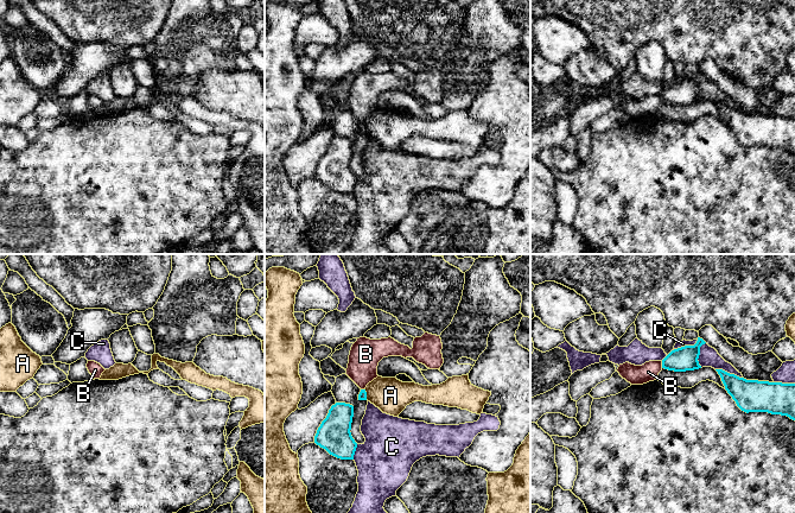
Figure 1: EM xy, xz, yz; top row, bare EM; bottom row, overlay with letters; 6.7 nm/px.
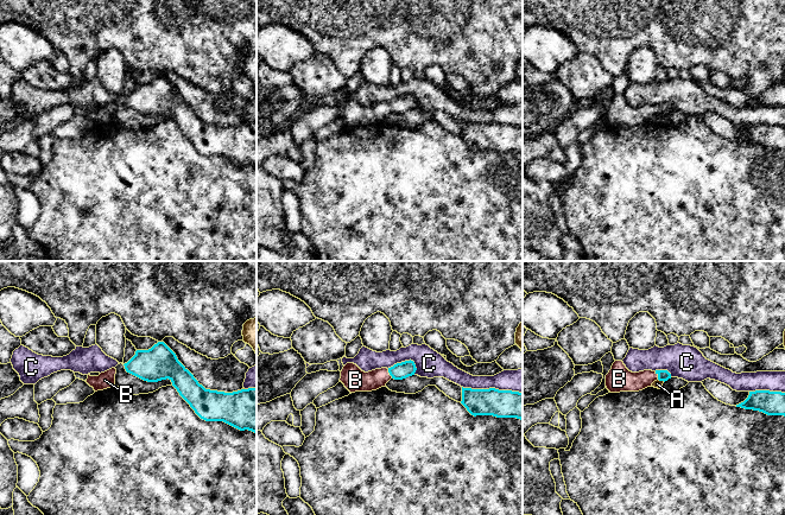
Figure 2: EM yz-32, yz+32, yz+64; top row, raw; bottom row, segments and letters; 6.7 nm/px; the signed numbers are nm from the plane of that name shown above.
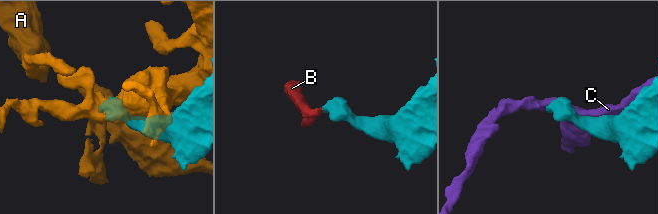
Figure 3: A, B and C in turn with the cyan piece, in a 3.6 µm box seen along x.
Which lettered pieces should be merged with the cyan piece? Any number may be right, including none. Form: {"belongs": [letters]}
{"belongs": ["B"]}

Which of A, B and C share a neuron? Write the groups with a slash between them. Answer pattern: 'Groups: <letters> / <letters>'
Groups: A / B / C

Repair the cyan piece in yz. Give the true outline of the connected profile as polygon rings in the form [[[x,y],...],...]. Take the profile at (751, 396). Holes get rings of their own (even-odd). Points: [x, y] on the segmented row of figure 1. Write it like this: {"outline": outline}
{"outline": [[[716,369],[737,406],[749,412],[768,412],[795,420],[795,384],[746,380]]]}

